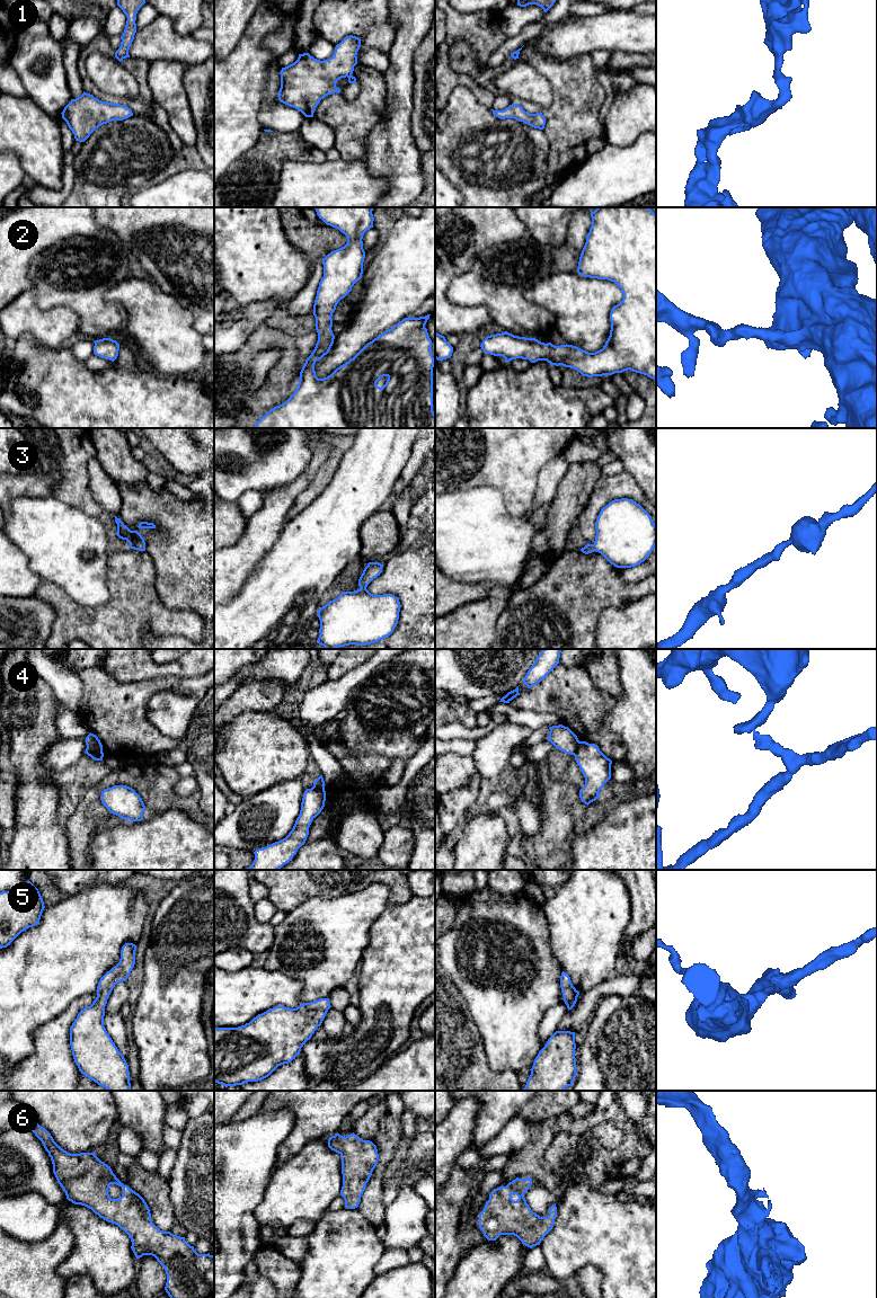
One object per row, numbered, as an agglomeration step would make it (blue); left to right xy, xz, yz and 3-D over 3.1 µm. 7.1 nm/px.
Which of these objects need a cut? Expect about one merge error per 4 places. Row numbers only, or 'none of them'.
4

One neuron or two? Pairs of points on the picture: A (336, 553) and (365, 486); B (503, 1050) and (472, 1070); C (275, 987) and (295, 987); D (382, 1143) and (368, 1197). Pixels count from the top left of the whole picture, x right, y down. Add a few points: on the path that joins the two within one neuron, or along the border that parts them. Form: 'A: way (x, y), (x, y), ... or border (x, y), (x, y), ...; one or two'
A: way (336, 536), (336, 515), (348, 503); one
B: border (479, 1036), (487, 1064), (496, 1072), (511, 1070); two
C: way (280, 987), (291, 987); one
D: way (383, 1156), (375, 1183); one

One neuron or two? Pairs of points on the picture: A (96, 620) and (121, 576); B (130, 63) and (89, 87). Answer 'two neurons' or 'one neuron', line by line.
A: one neuron
B: one neuron

